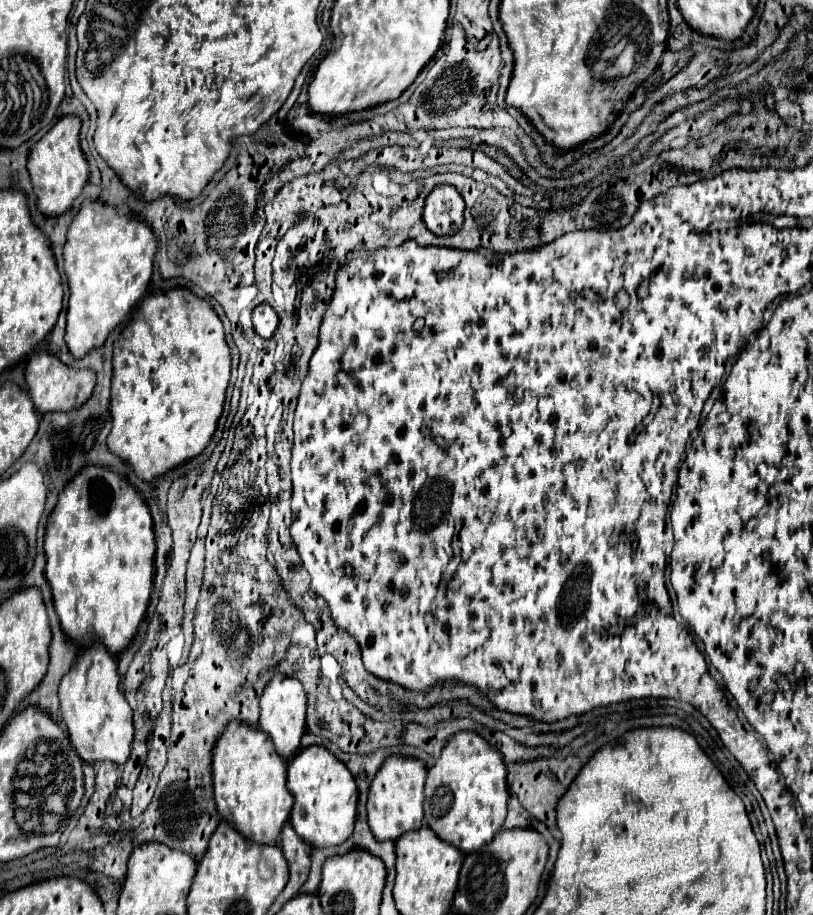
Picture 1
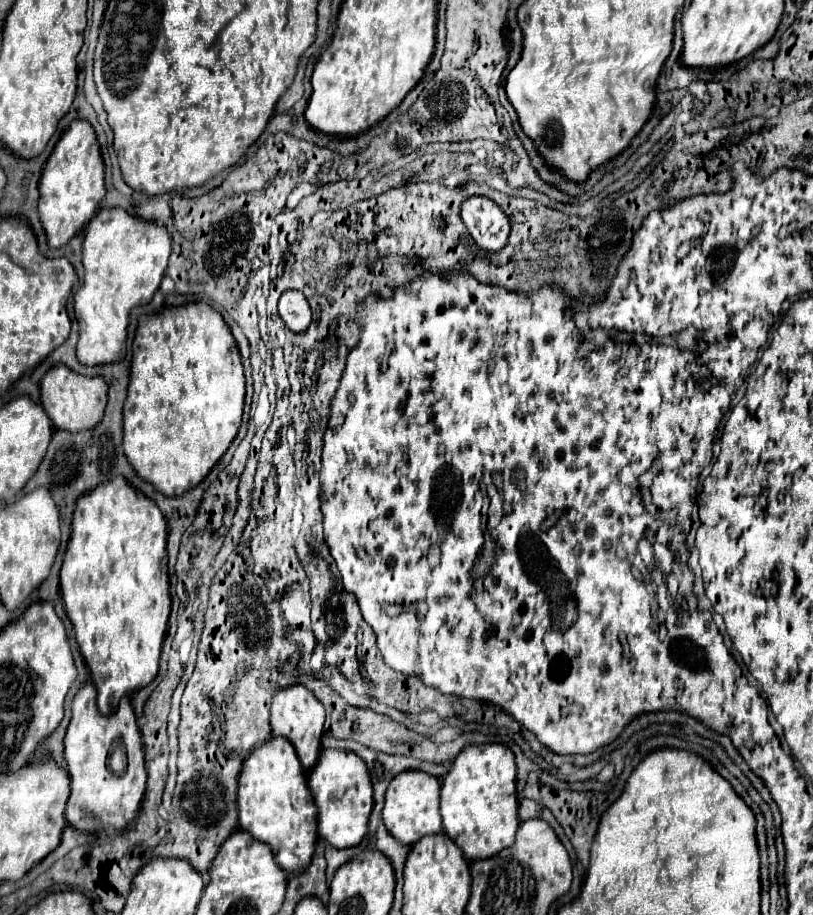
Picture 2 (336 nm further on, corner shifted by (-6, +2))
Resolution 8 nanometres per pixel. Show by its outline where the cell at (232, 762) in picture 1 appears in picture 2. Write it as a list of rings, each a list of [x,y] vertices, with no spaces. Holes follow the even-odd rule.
[[[271,738],[261,748],[253,750],[245,760],[239,776],[239,826],[253,838],[271,846],[275,862],[285,872],[301,872],[311,864],[315,854],[317,806],[307,788],[305,770],[285,738]]]

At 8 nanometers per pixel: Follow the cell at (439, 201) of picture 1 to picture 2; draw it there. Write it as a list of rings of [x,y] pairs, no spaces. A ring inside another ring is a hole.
[[[473,196],[461,206],[461,218],[479,248],[499,252],[509,242],[509,216],[489,198]]]

